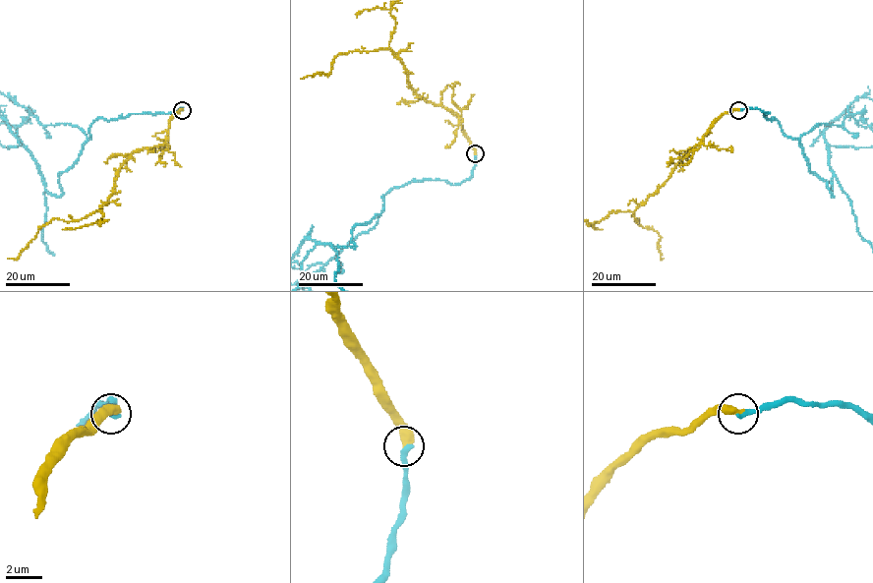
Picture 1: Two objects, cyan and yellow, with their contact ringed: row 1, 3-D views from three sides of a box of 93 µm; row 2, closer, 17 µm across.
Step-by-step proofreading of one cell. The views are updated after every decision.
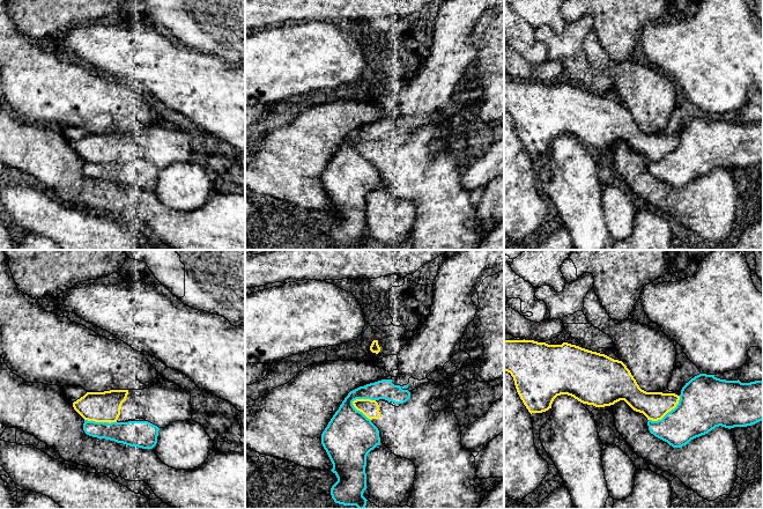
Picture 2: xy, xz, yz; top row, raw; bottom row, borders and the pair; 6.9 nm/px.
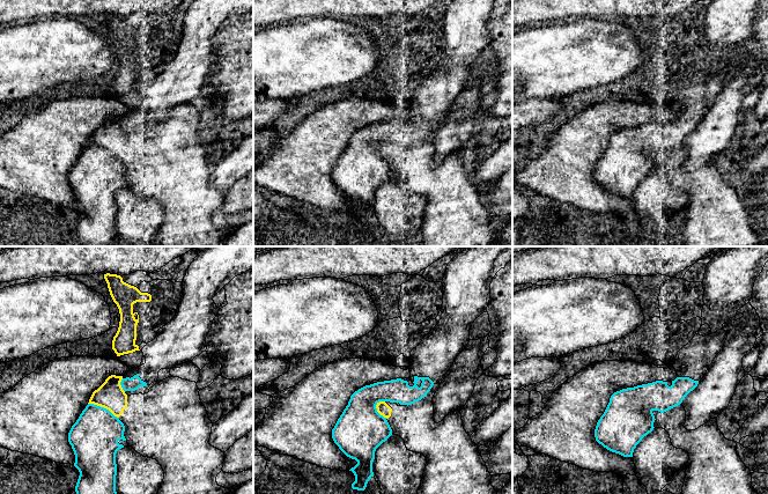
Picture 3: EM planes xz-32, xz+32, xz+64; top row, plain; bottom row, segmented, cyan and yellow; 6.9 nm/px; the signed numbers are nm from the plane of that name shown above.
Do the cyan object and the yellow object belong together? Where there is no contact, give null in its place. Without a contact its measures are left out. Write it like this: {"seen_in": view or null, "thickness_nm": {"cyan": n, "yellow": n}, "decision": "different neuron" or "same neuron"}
{"seen_in": "xz", "thickness_nm": {"cyan": 360, "yellow": 120}, "decision": "different neuron"}

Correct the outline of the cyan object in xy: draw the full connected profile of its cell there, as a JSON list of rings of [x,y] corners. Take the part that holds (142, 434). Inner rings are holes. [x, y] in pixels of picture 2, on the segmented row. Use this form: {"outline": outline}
{"outline": [[[84,420],[87,435],[114,441],[129,447],[153,449],[157,443],[160,428],[148,421],[95,422]]]}

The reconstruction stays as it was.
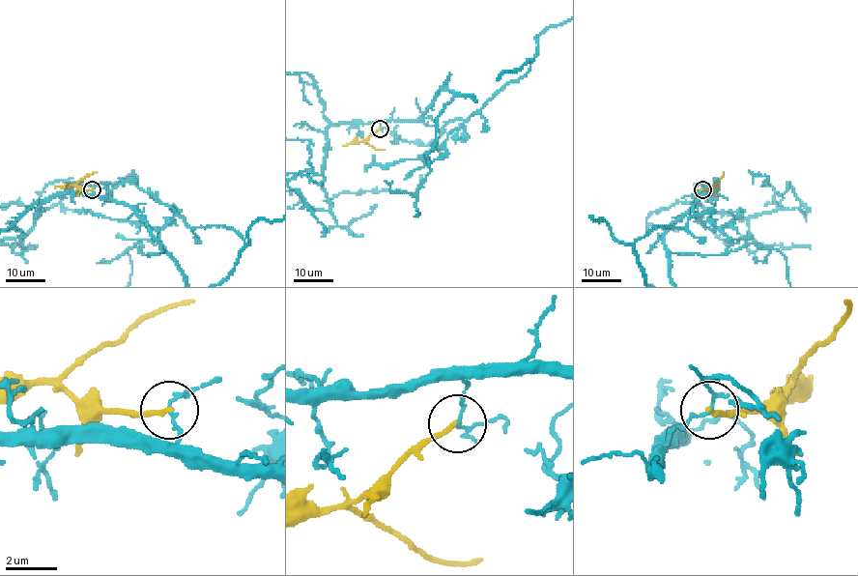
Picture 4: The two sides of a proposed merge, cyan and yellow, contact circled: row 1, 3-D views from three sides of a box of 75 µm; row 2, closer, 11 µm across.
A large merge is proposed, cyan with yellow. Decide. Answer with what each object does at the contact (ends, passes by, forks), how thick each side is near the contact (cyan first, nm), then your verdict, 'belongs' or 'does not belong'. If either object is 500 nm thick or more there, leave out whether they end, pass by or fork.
cyan forks | yellow ends | 90/190 nm | does not belong

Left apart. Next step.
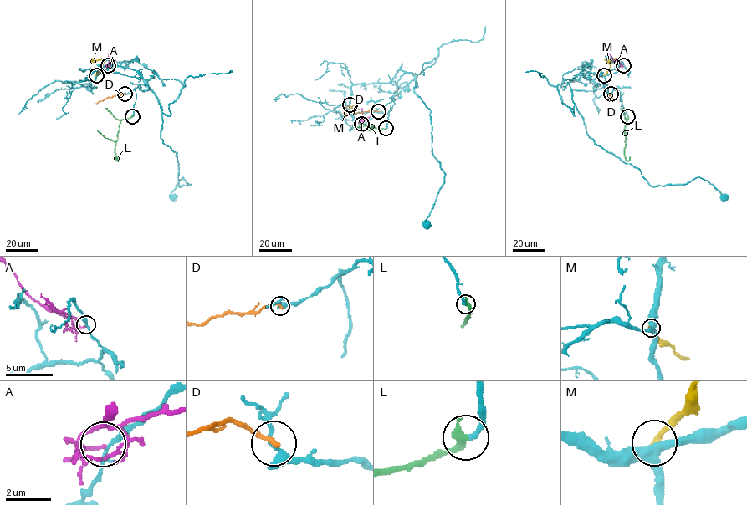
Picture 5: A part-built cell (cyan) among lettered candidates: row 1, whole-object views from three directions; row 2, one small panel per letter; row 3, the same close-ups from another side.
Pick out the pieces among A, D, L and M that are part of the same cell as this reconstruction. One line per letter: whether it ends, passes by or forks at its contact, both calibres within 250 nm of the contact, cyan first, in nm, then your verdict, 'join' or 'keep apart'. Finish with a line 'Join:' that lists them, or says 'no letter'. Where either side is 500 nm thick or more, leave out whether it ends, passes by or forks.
A: it ends there; 200 nm thick on the cyan side, 130 nm on the other; keep apart
D: it ends there; 200 nm thick on the cyan side, 240 nm on the other; keep apart
L: it ends there; 220 nm thick on the cyan side, 400 nm on the other; join
M: it ends there; 400 nm thick on the cyan side, 260 nm on the other; keep apart
Join: L

